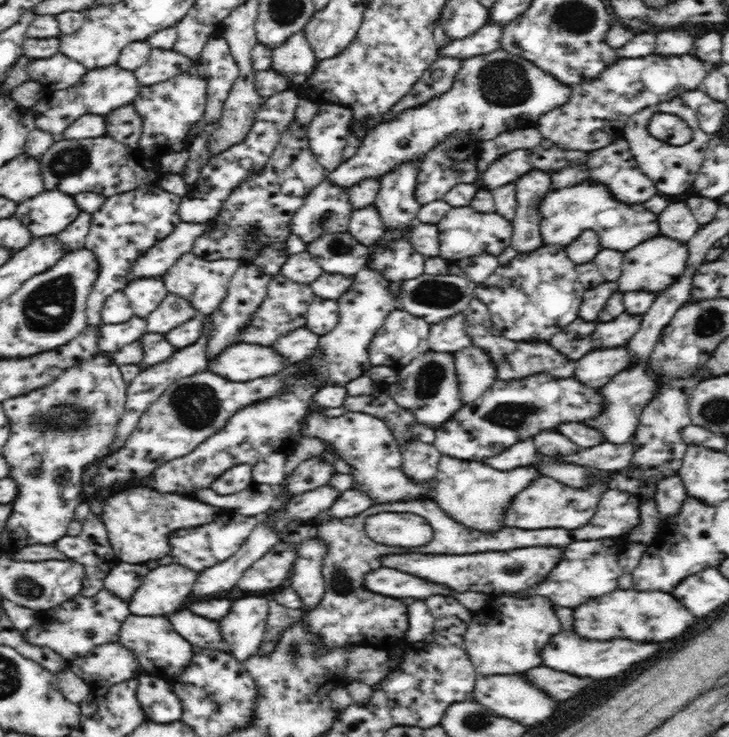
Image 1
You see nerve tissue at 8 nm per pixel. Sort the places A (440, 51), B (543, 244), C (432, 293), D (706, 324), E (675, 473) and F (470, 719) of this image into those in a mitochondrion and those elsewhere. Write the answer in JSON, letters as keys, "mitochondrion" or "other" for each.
{"A":"other","B":"other","C":"mitochondrion","D":"mitochondrion","E":"other","F":"mitochondrion"}

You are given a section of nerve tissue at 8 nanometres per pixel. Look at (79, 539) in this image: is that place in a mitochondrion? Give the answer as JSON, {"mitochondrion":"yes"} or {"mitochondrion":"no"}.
{"mitochondrion":"no"}

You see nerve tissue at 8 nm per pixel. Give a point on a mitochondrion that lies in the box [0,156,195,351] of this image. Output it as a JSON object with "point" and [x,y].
{"point":[50,307]}

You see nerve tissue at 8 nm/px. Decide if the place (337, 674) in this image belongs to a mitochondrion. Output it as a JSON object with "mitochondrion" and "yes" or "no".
{"mitochondrion":"yes"}

